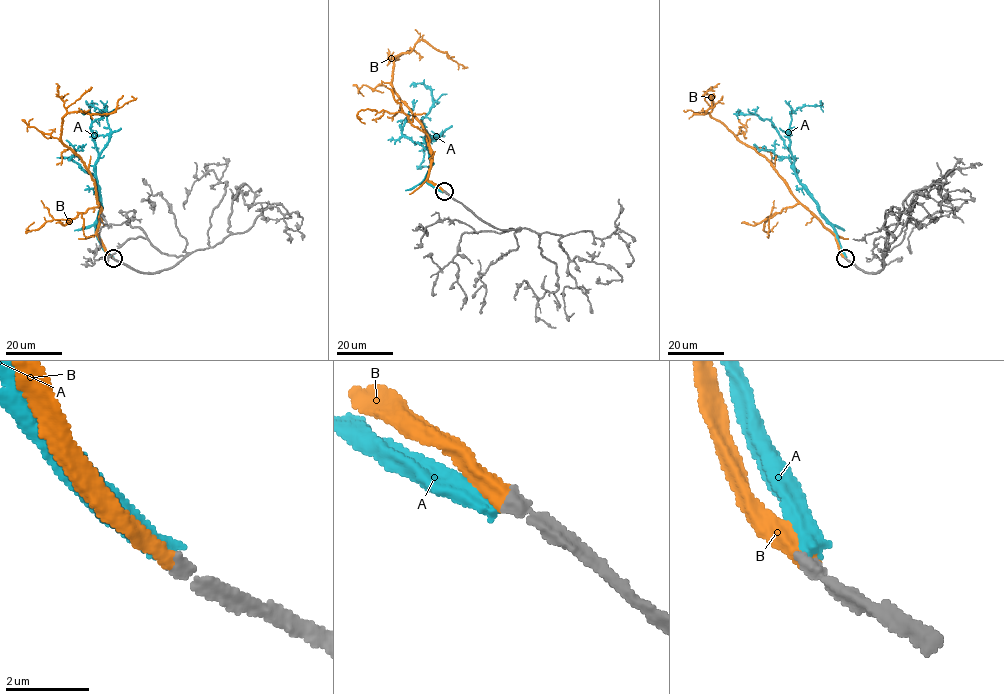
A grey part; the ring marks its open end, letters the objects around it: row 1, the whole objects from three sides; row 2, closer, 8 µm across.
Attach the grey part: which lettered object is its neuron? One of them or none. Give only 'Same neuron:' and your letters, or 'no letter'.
Same neuron: B

